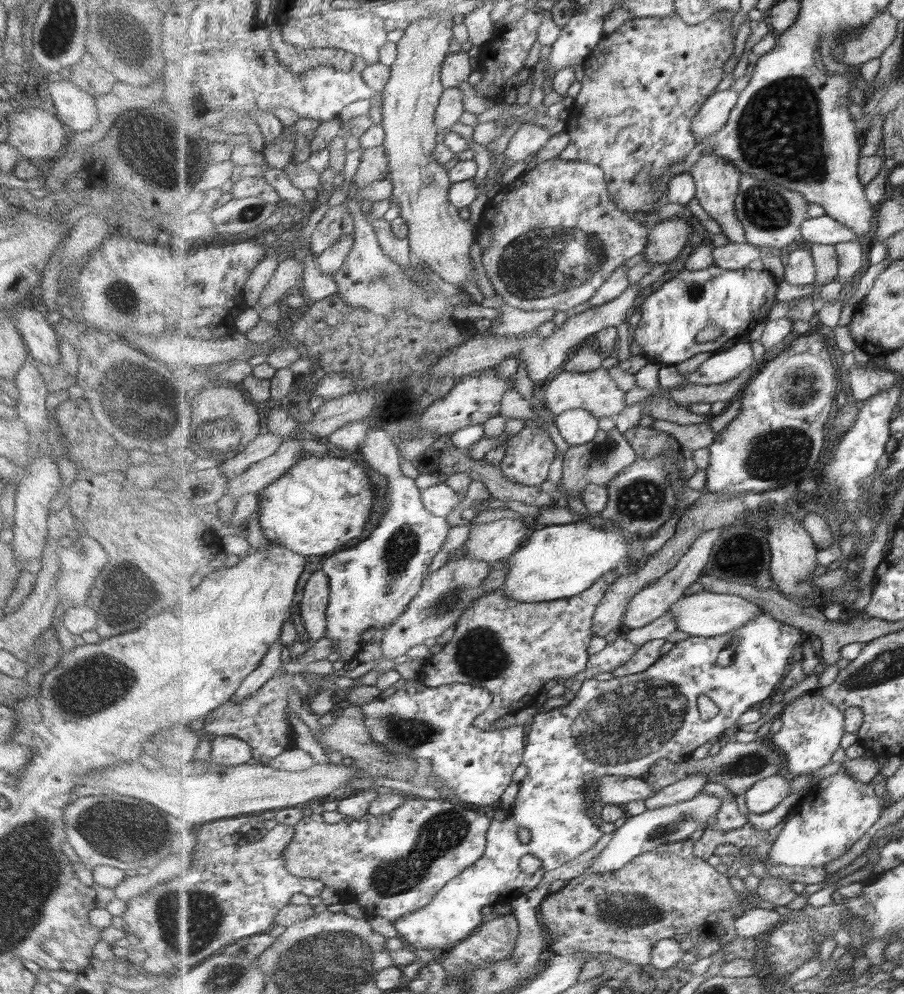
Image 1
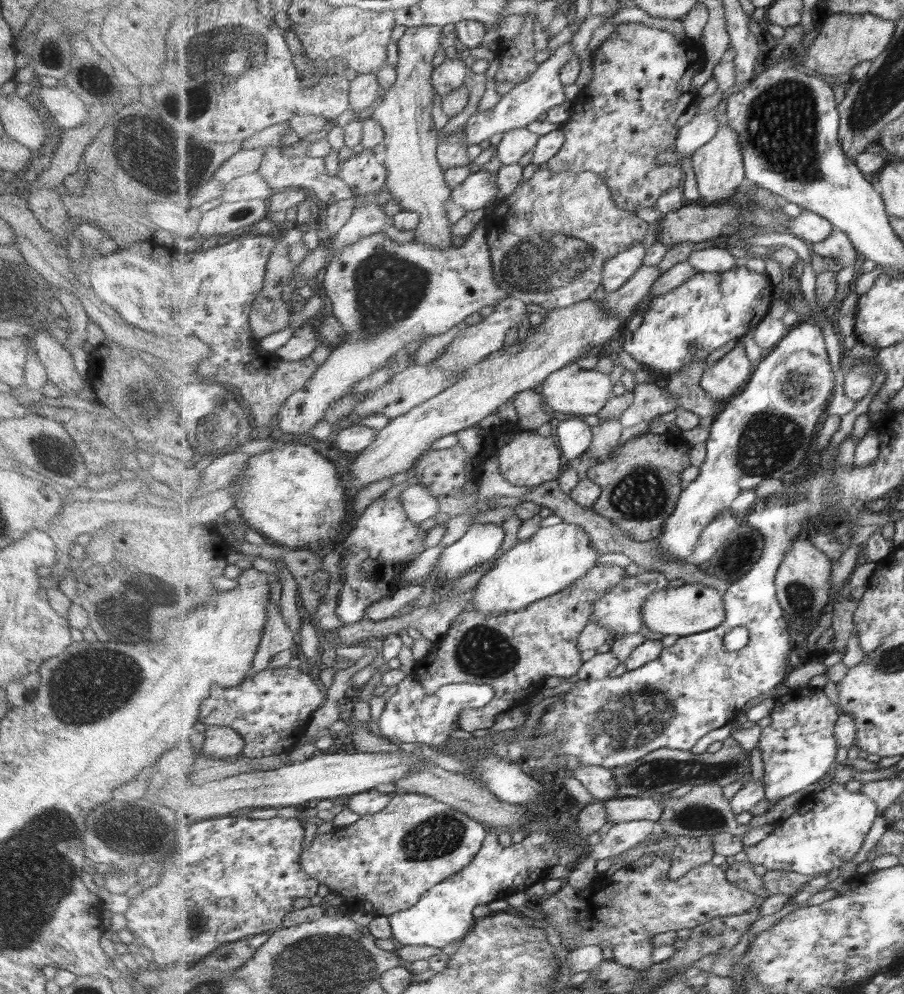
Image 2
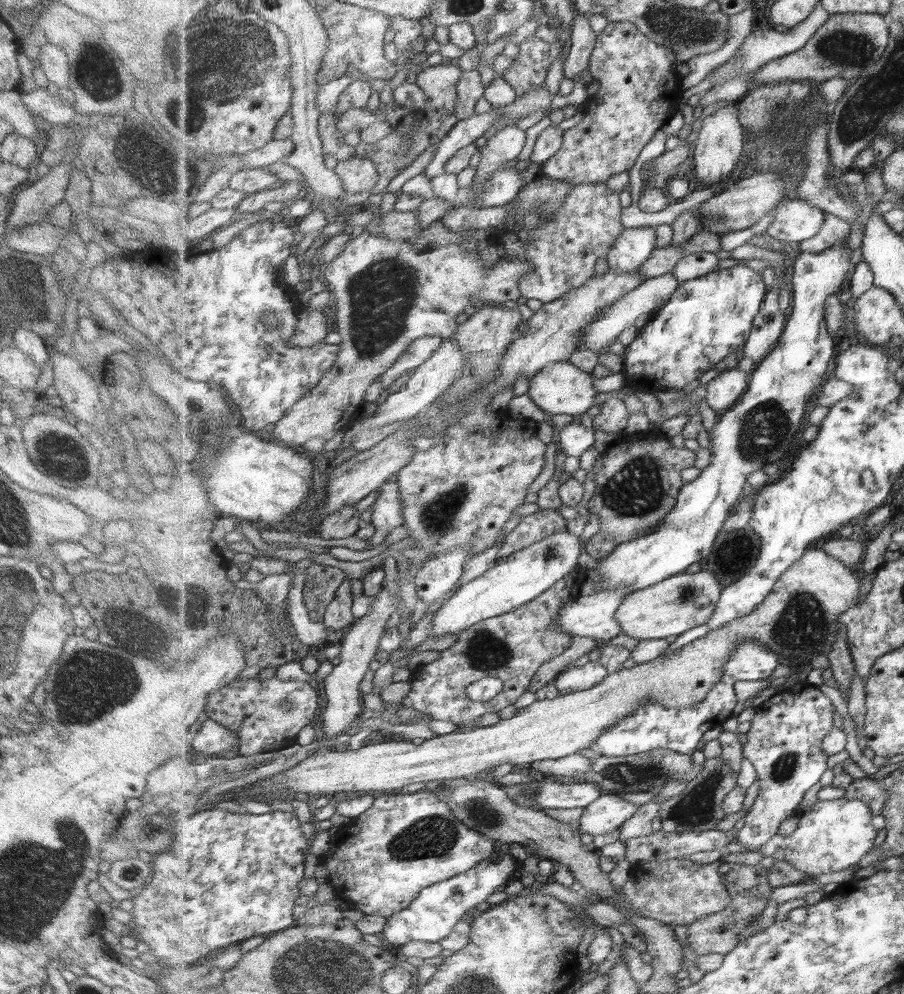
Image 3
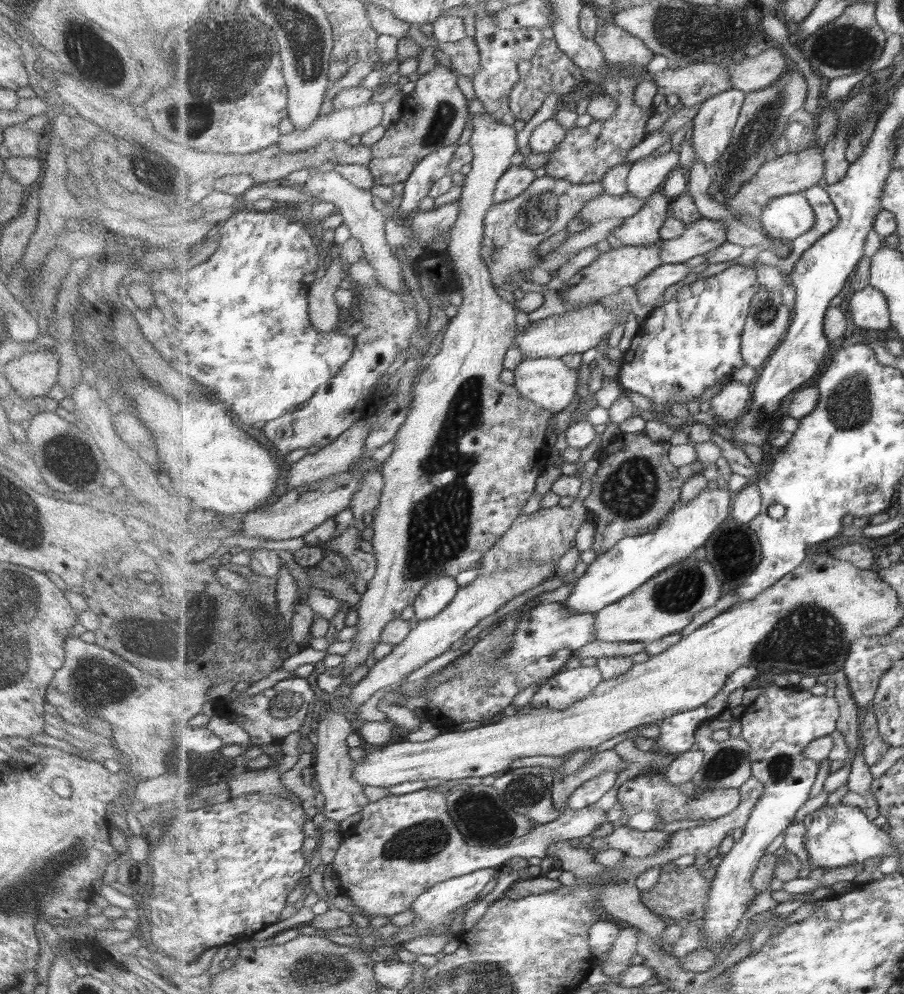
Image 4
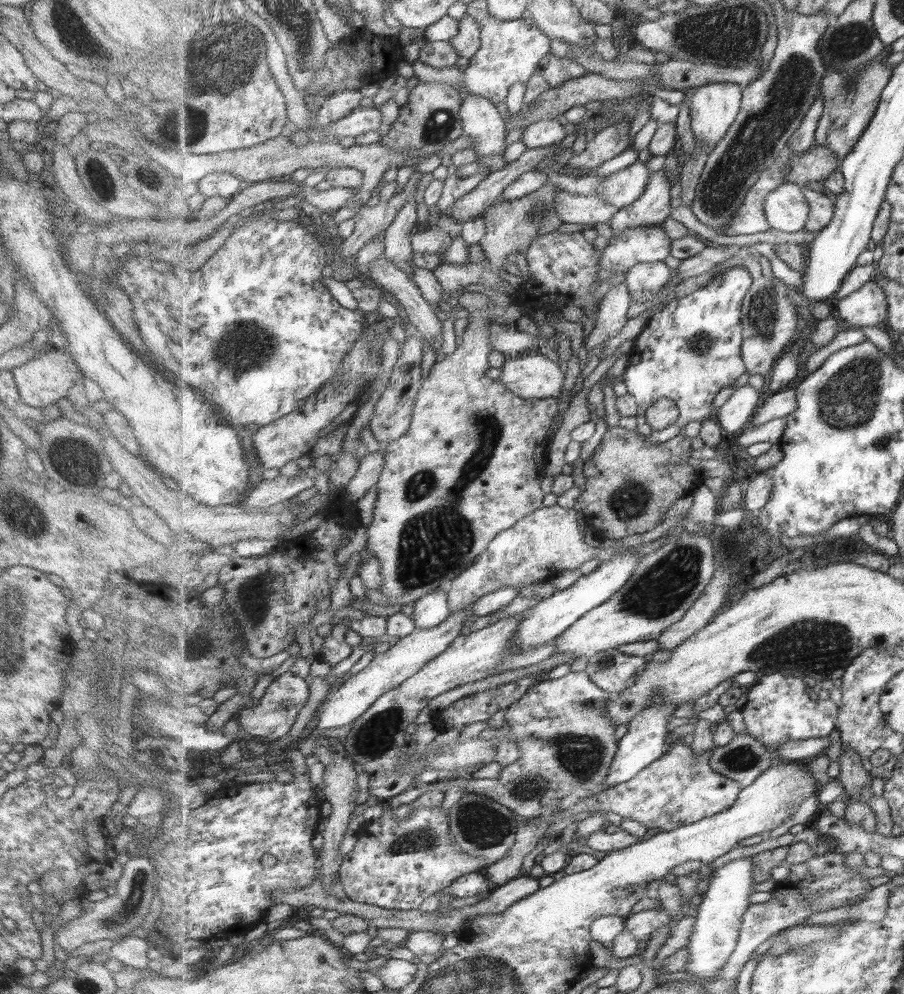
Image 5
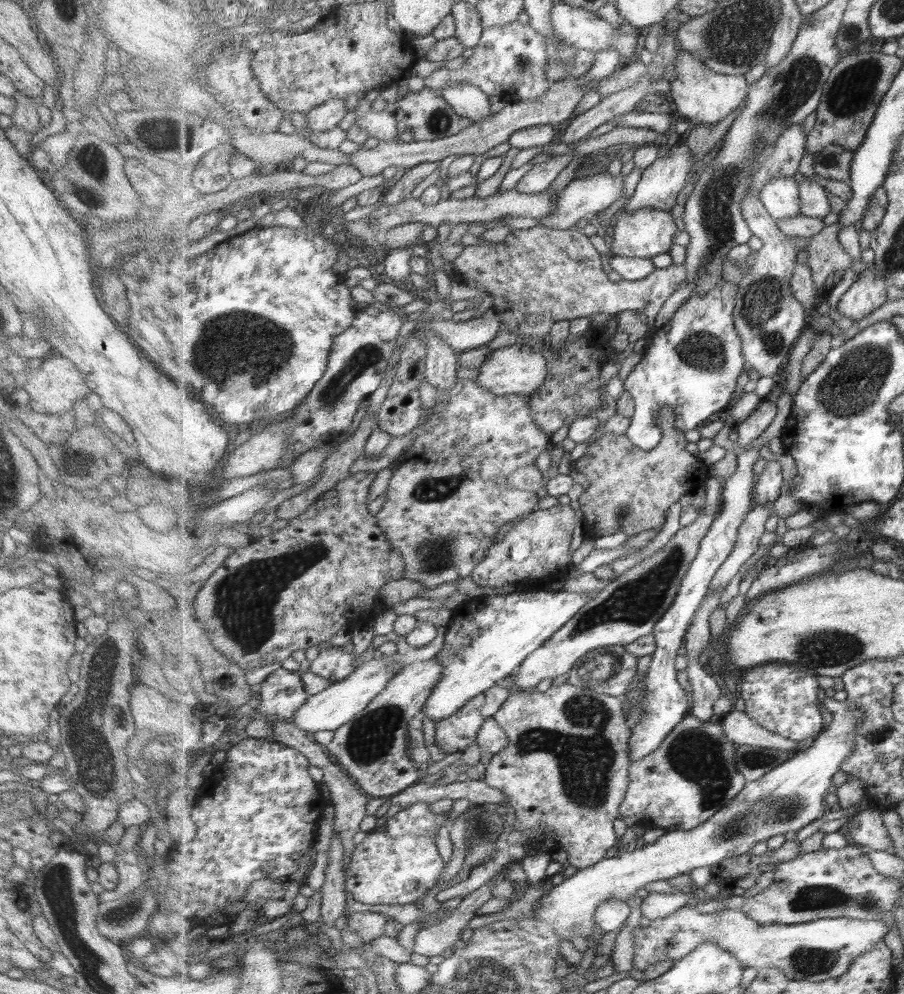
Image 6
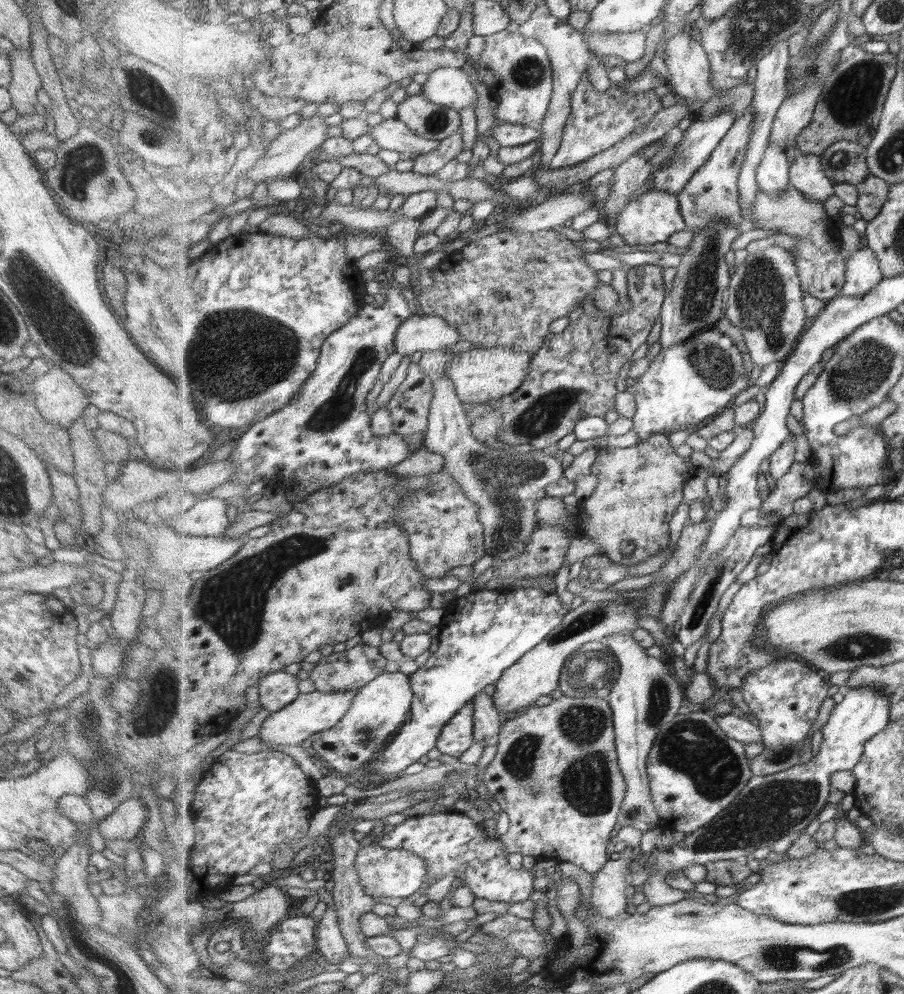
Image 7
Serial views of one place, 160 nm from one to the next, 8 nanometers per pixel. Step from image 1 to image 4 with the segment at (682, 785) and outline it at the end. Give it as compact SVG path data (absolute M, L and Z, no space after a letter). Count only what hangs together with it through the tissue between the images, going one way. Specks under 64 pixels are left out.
M423 788L403 795L389 795L372 800L362 810L361 820L351 826L344 834L333 859L333 866L341 884L341 894L347 895L353 902L364 908L365 916L383 915L392 917L399 912L405 912L414 906L414 902L423 893L437 884L447 880L457 879L489 868L500 868L517 857L544 859L549 849L557 842L573 840L581 836L590 836L591 832L607 818L607 810L581 809L563 813L557 820L547 824L537 825L531 832L519 838L510 840L505 846L471 846L466 837L456 827L448 808L448 794L443 791L433 791Z

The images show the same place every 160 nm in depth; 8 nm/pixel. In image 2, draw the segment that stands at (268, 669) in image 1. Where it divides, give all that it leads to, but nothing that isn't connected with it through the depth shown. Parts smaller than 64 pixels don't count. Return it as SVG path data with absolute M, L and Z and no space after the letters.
M271 602L269 604L269 616L267 616L267 626L263 632L263 640L259 646L259 652L254 661L254 668L250 672L255 676L263 670L267 670L267 666L271 664L273 656L285 650L294 650L295 634L289 628L289 624L285 622L279 604Z

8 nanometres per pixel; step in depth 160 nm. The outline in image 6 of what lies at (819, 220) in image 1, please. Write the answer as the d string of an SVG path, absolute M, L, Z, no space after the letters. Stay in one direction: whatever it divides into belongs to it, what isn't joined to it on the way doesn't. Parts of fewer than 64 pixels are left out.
M775 178L761 190L760 197L775 218L793 218L802 214L799 183L793 178Z

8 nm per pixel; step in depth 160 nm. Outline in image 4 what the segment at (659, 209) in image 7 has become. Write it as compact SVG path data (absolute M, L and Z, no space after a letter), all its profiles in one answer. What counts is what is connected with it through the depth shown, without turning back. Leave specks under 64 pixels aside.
M659 239L651 246L623 246L623 248L610 248L607 252L600 254L589 266L581 269L575 274L574 280L567 283L561 290L560 297L569 304L579 304L574 308L587 306L588 300L594 304L599 303L600 298L611 296L625 286L635 286L636 282L643 280L650 272L663 265L661 260L661 247L664 240Z

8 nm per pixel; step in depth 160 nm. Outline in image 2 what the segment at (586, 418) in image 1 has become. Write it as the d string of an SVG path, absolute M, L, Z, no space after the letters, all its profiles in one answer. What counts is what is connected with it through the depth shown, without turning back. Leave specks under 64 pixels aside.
M581 419L561 420L556 428L559 445L564 457L570 461L579 458L591 448L594 434L592 427Z

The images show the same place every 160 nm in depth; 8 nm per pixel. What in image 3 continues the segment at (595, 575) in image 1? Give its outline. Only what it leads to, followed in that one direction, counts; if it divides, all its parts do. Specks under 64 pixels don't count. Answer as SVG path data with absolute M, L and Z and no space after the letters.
M569 531L558 532L528 546L507 558L501 558L491 570L483 576L472 580L445 601L432 619L431 633L429 638L447 636L447 634L459 635L465 629L475 627L487 619L496 618L514 612L525 606L527 602L535 600L549 588L555 587L562 578L569 573L578 570L579 556L585 542L581 542L579 536Z

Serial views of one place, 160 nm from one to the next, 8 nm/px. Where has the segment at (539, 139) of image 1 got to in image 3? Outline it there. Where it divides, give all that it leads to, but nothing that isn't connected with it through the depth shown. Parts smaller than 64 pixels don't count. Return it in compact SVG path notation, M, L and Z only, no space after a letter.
M516 125L498 129L488 143L479 149L482 157L477 166L473 184L479 184L488 174L499 171L503 163L515 161L525 146L525 140L527 140L525 131L517 128Z

